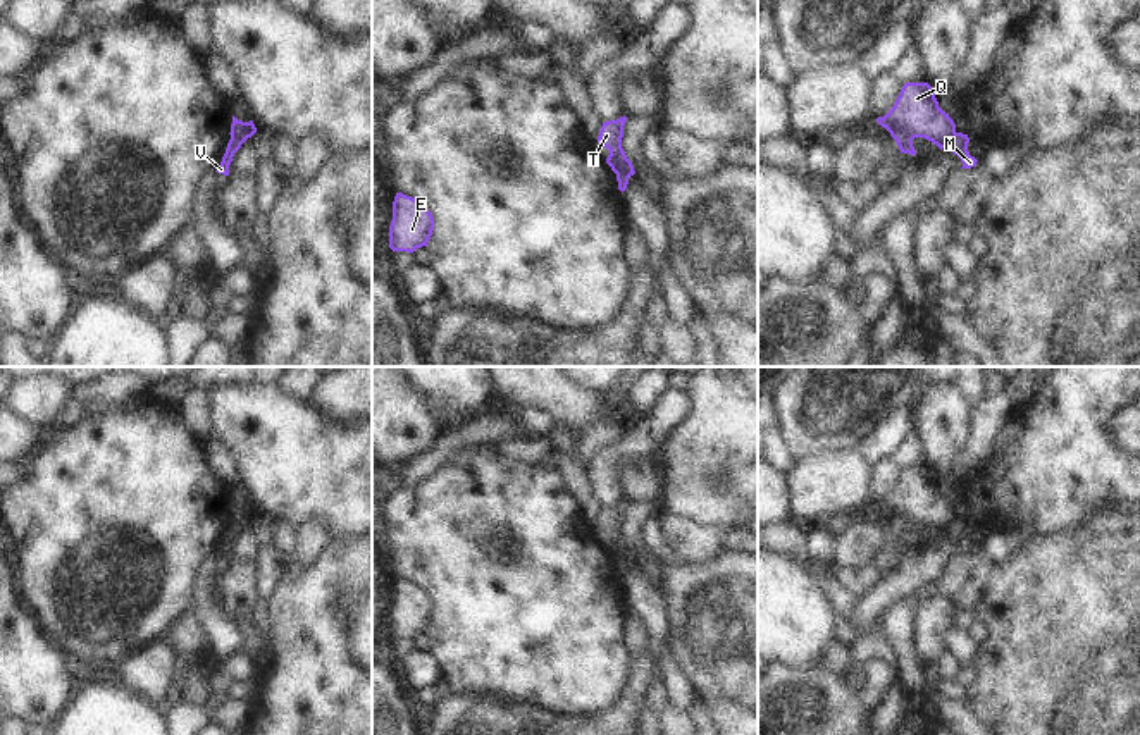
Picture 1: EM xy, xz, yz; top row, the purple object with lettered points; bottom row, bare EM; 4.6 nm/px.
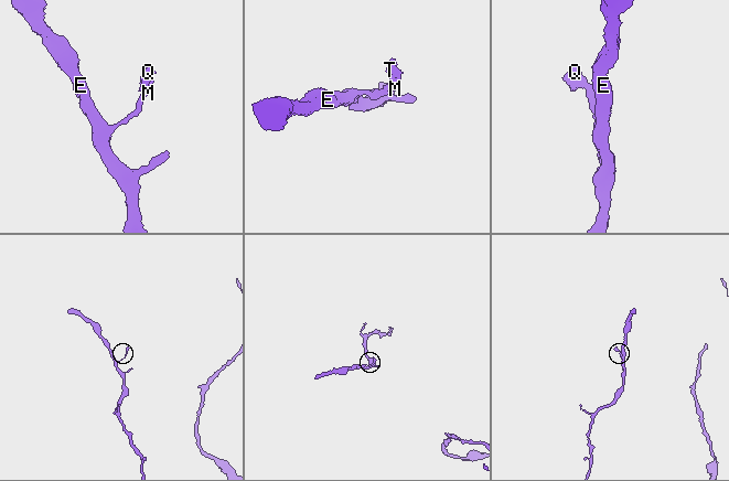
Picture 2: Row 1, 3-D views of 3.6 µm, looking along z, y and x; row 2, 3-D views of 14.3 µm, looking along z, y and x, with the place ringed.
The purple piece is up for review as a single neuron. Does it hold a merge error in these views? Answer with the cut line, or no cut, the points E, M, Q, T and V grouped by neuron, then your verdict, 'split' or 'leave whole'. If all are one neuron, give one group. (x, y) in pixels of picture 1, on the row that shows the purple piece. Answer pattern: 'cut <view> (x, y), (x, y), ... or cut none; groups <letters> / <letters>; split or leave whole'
cut yz (956, 133), (944, 147); groups E M V / Q T; split

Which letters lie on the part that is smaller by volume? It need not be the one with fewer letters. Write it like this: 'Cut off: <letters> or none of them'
Cut off: Q, T

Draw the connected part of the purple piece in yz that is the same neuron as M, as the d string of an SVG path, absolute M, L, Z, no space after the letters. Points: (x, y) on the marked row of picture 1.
M956 133L945 146L945 150L952 151L961 158L963 162L961 169L971 169L978 162L975 157L970 155L968 143L970 143L968 134Z

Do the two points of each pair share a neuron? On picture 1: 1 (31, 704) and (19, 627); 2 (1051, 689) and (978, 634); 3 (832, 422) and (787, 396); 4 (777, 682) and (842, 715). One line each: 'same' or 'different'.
1: same
2: different
3: same
4: same

